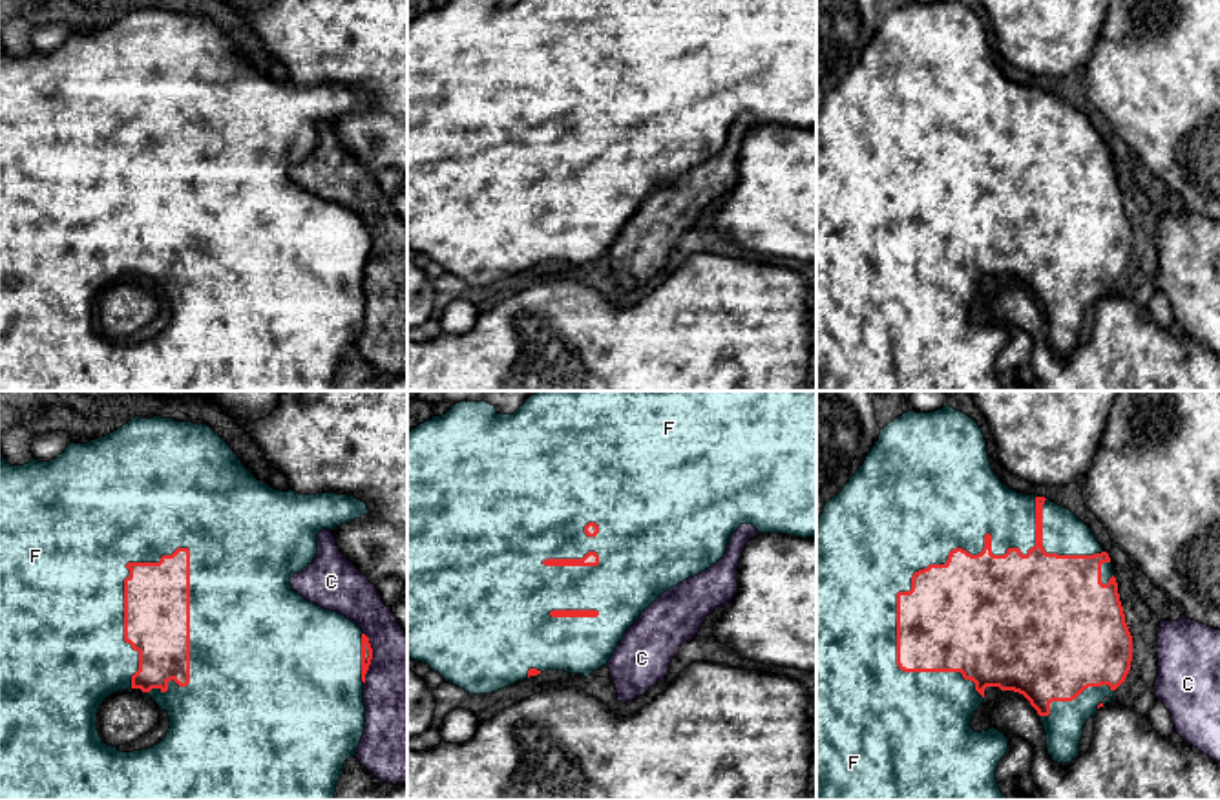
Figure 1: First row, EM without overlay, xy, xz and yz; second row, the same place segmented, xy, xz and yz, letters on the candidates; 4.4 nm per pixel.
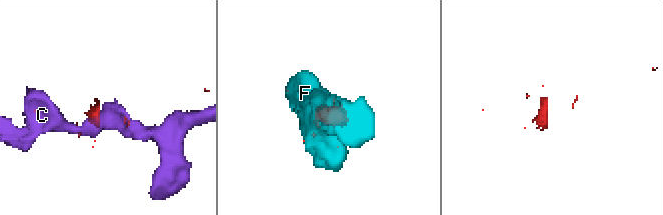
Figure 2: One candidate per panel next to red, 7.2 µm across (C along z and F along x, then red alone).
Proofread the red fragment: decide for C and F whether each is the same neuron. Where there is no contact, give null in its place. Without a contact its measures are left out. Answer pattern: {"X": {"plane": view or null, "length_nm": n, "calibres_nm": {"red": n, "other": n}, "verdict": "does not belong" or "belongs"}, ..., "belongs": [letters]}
{"C": {"plane": "xy", "length_nm": 240, "calibres_nm": {"red": 50, "other": 380}, "verdict": "does not belong"}, "F": {"plane": "yz", "length_nm": 950, "calibres_nm": {"red": 420, "other": 500}, "verdict": "belongs"}, "belongs": ["F"]}

